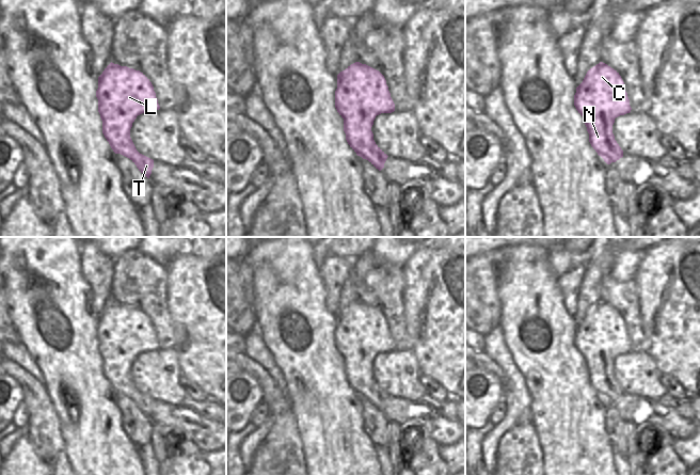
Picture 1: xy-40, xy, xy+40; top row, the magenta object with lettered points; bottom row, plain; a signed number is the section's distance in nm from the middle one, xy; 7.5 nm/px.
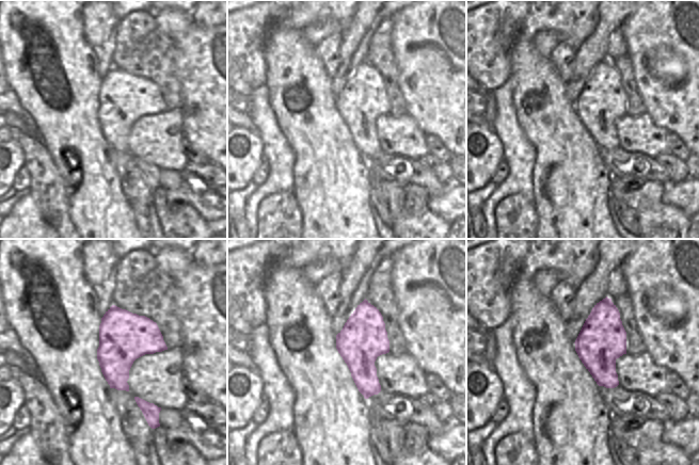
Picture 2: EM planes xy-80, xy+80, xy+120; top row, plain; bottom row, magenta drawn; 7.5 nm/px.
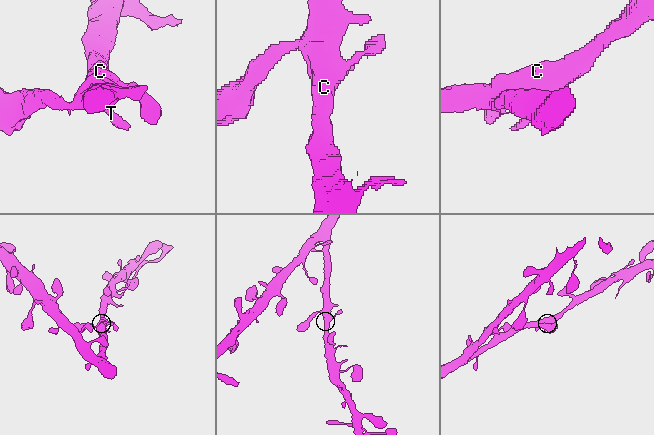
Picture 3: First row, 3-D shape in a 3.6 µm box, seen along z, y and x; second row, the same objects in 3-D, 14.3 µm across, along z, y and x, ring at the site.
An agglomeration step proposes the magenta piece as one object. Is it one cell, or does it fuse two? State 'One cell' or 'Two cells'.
One cell.

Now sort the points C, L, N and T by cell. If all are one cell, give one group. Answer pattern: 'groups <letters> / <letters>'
groups C L N T

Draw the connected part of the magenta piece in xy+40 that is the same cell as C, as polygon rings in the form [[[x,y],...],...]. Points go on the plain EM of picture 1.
[[[600,301],[590,307],[576,327],[574,345],[583,355],[589,381],[607,403],[623,396],[615,379],[615,358],[630,352],[632,347],[625,323],[617,310]]]

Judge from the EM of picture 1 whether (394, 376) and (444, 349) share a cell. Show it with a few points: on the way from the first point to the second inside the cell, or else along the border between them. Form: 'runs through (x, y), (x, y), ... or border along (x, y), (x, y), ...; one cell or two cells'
border along (411, 350), (420, 373); two cells

